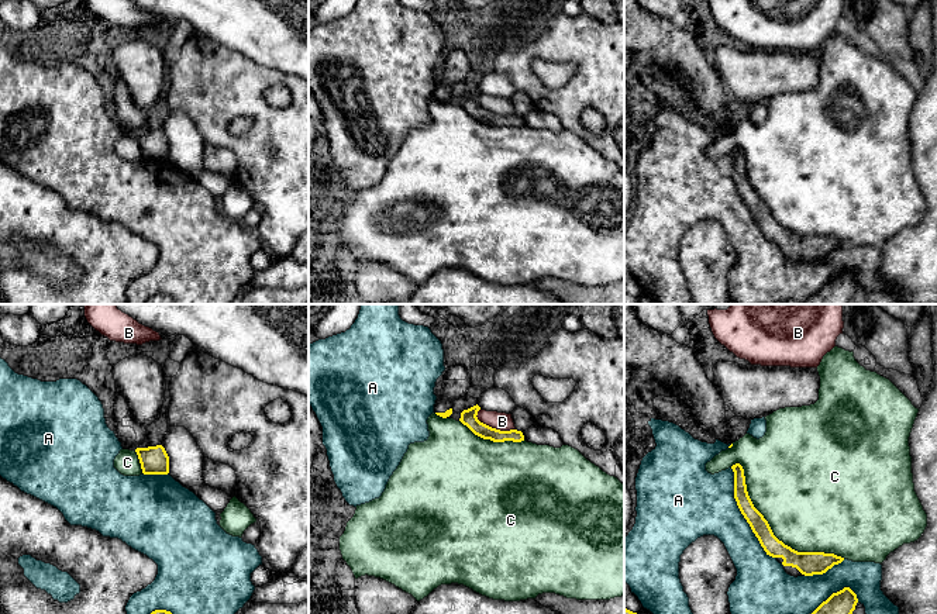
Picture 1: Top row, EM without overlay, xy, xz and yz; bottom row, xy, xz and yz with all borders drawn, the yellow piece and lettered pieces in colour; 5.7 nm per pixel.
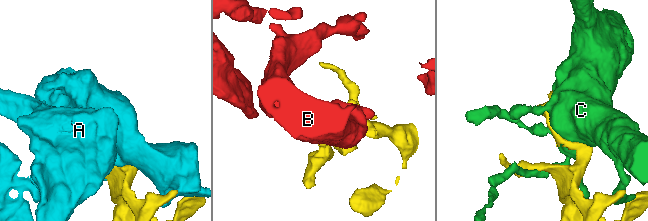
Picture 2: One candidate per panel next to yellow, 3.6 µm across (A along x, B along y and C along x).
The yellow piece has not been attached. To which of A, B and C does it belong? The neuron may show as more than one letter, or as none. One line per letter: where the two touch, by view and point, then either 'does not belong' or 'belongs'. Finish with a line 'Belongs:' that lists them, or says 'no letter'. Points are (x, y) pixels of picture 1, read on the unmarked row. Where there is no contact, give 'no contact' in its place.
A: yz (741, 197) | does not belong
B: xz (493, 113) | does not belong
C: yz (771, 214) | does not belong
Belongs: no letter

